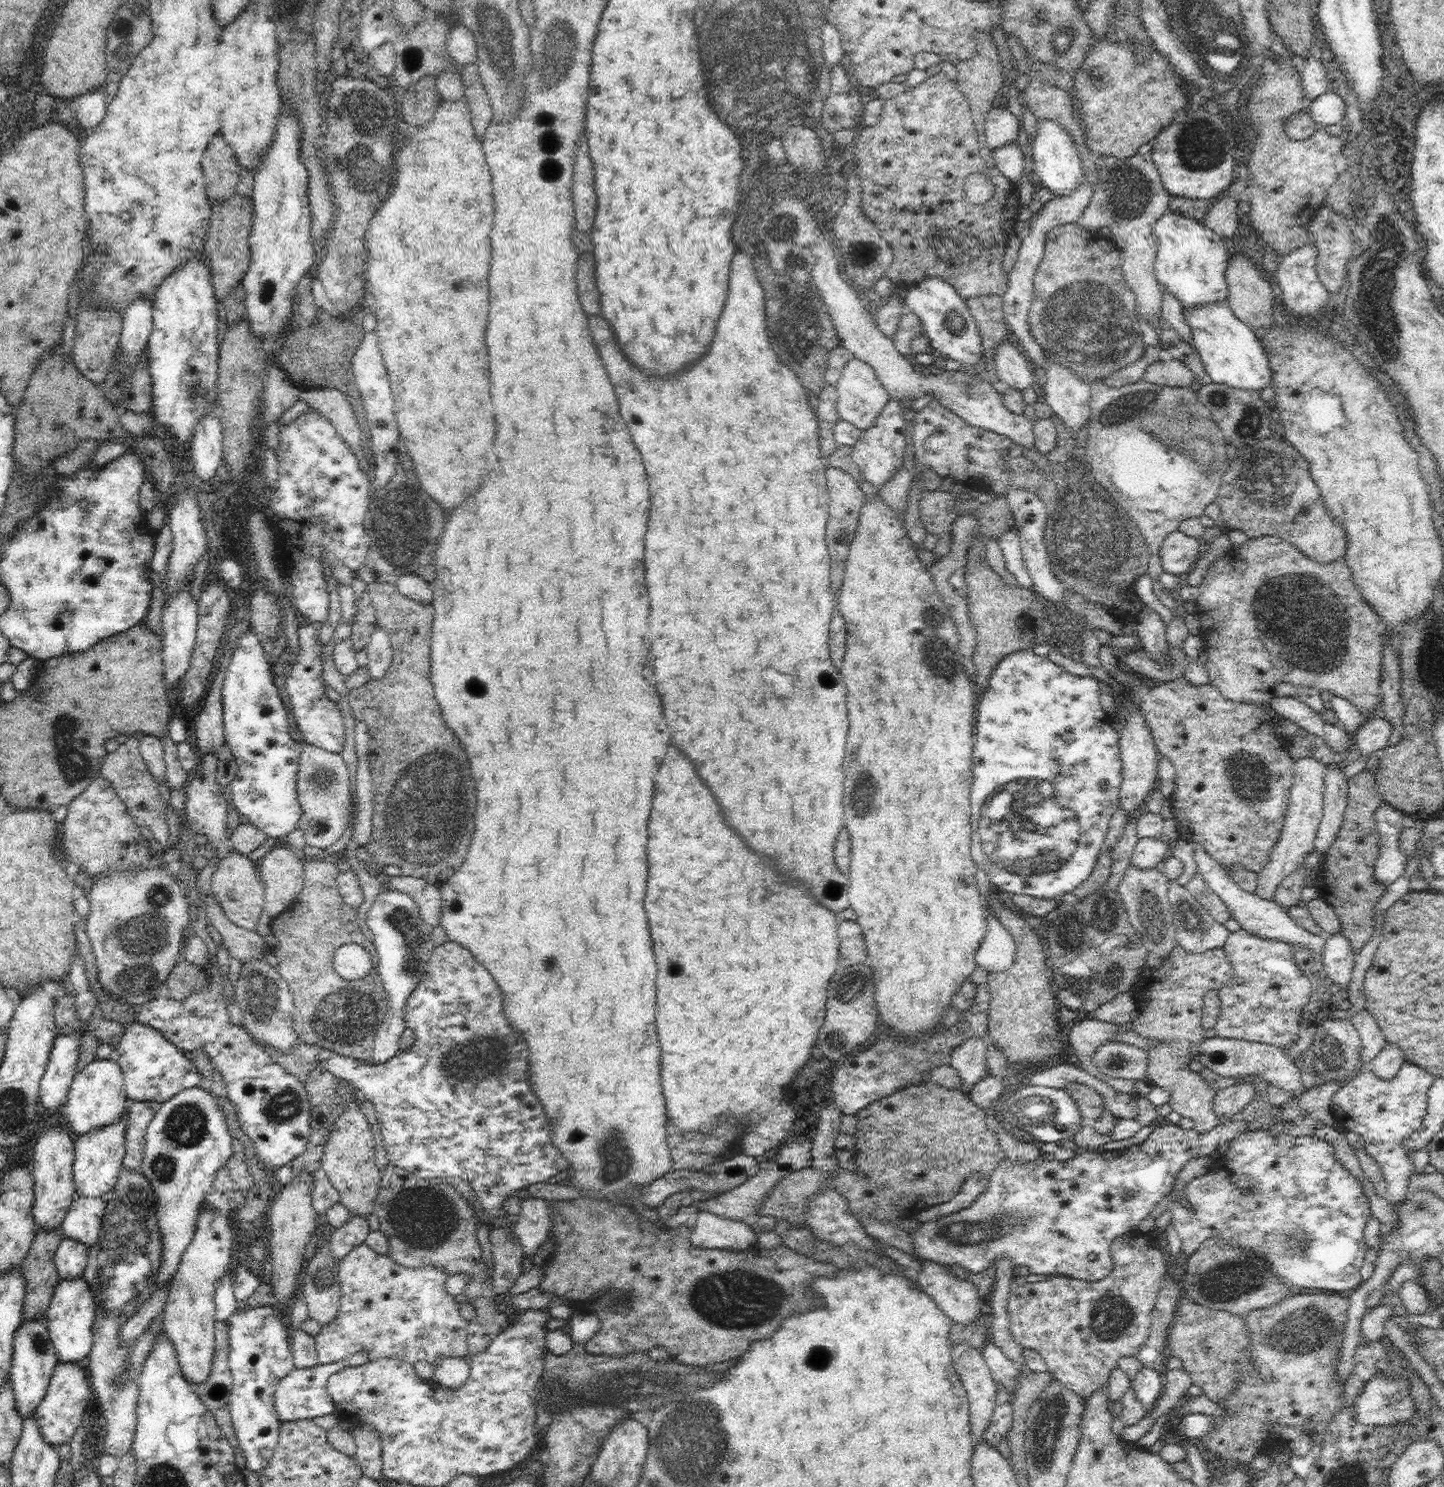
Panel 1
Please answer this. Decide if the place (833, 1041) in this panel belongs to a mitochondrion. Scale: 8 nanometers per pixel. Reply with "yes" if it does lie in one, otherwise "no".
yes

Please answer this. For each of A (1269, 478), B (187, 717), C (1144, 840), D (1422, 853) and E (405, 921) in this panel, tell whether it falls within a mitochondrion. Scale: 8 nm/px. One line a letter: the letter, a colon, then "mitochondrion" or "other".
A: mitochondrion
B: other
C: other
D: other
E: mitochondrion

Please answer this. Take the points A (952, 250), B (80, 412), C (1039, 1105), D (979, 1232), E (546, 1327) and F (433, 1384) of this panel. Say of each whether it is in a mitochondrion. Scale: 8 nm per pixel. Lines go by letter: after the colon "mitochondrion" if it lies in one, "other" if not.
A: mitochondrion
B: other
C: mitochondrion
D: mitochondrion
E: other
F: other

